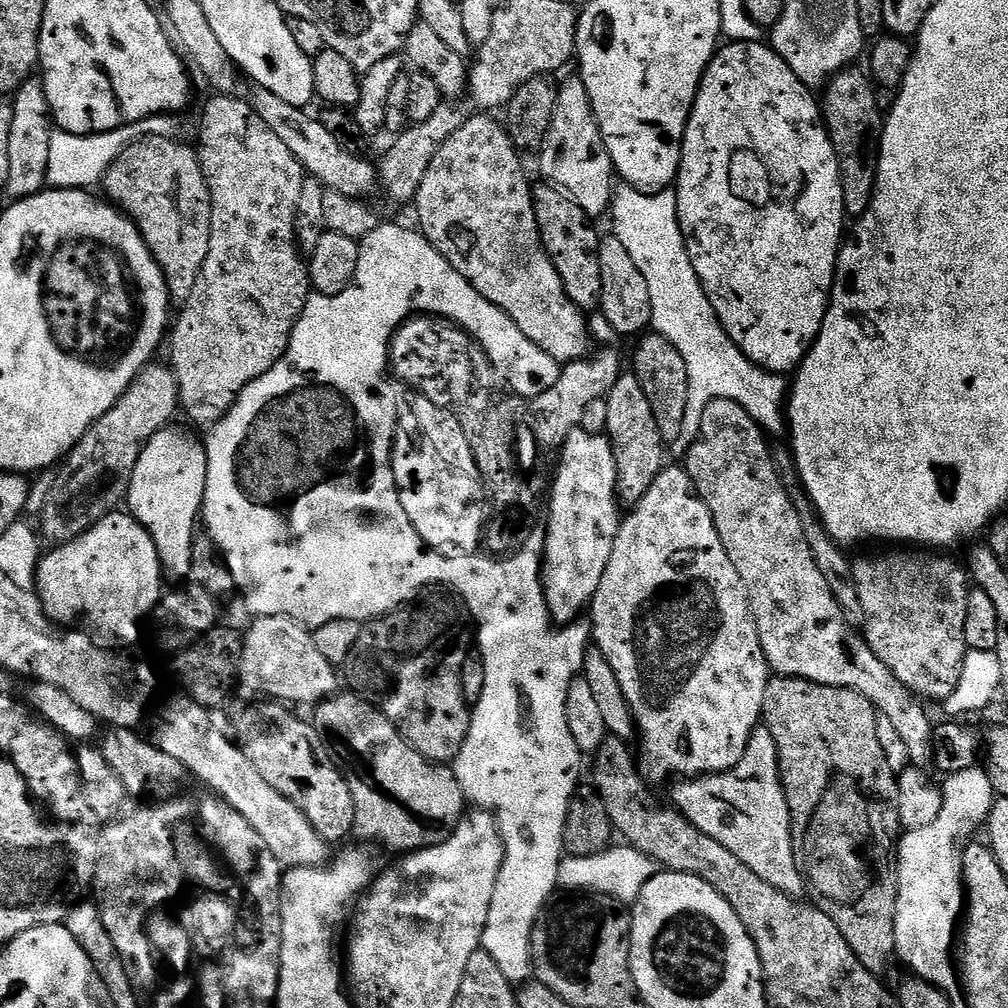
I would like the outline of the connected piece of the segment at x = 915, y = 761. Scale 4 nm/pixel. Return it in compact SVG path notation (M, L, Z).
M715 400L710 402L710 406L706 406L702 414L696 441L688 448L686 467L696 487L697 496L706 502L714 518L722 546L726 546L726 554L730 554L730 562L734 562L734 570L738 570L742 586L746 586L750 610L758 626L768 667L777 676L809 680L822 686L853 688L872 703L879 715L890 718L891 724L898 729L898 734L902 734L906 750L910 750L912 764L927 769L932 764L934 754L934 720L928 717L921 697L898 682L898 678L894 678L892 671L877 658L874 650L870 650L863 635L857 629L856 632L852 629L855 627L836 601L828 579L814 562L810 542L806 542L806 534L798 518L798 510L789 489L780 480L776 458L773 449L768 449L767 439L769 437L764 429L756 425L754 418L750 418L750 414L746 414L746 410L738 406L738 402Z

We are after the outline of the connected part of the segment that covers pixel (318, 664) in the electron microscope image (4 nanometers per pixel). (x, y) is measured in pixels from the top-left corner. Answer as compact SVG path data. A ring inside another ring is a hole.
M258 616L251 621L252 629L243 637L239 679L252 692L265 692L265 697L289 705L315 706L337 691L337 669L322 658L314 646L312 632L289 616Z

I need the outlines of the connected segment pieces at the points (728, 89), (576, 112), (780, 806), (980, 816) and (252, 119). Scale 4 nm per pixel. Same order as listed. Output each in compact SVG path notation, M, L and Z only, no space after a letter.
M725 43L708 63L708 69L700 80L700 88L696 91L696 101L692 104L692 113L684 131L680 169L674 185L684 245L690 254L694 274L698 274L706 298L710 298L710 306L714 306L714 314L718 314L718 322L722 322L726 334L736 343L738 350L746 354L750 362L767 372L781 374L791 373L812 349L828 309L828 300L832 296L832 283L836 281L836 260L840 257L840 245L846 236L840 163L832 139L828 136L828 129L824 127L821 105L817 97L815 100L812 96L815 96L813 89L807 88L798 78L798 74L794 74L794 70L790 70L790 66L786 66L784 59L767 43Z
M572 78L559 85L560 93L554 110L552 125L548 136L539 149L540 172L545 181L556 185L590 218L596 218L609 211L614 195L614 169L612 159L604 145L600 133L600 124L592 112L590 94L586 94L586 86L579 78Z
M763 726L756 728L748 743L746 754L736 768L729 772L714 772L710 776L684 778L672 792L671 803L702 834L722 842L734 858L742 858L762 882L770 882L787 896L805 895L804 879L796 865L792 845L792 819L780 781L778 746Z
M980 766L944 776L942 791L942 814L938 814L930 826L905 831L898 841L898 898L894 914L898 960L912 971L909 973L937 986L958 980L957 969L956 972L952 969L952 939L958 936L958 921L966 908L966 893L964 867L960 861L962 844L956 839L966 835L968 828L972 832L979 828L981 831L988 823L992 803L998 798L987 771Z
M232 94L213 97L205 102L200 116L198 143L202 174L212 199L210 250L194 291L170 328L170 367L178 382L180 408L194 423L205 426L218 423L234 406L241 390L279 362L310 295L308 266L296 244L296 211L304 167L247 103L239 104Z

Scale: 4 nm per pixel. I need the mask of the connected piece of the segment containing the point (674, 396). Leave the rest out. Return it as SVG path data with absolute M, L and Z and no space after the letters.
M644 334L635 341L636 353L632 356L631 371L638 378L642 390L650 401L650 410L654 410L654 422L658 422L658 434L662 434L665 445L672 445L674 438L682 430L682 421L686 418L686 402L688 401L688 379L686 378L686 362L682 362L682 354L666 342L666 338L655 334Z

